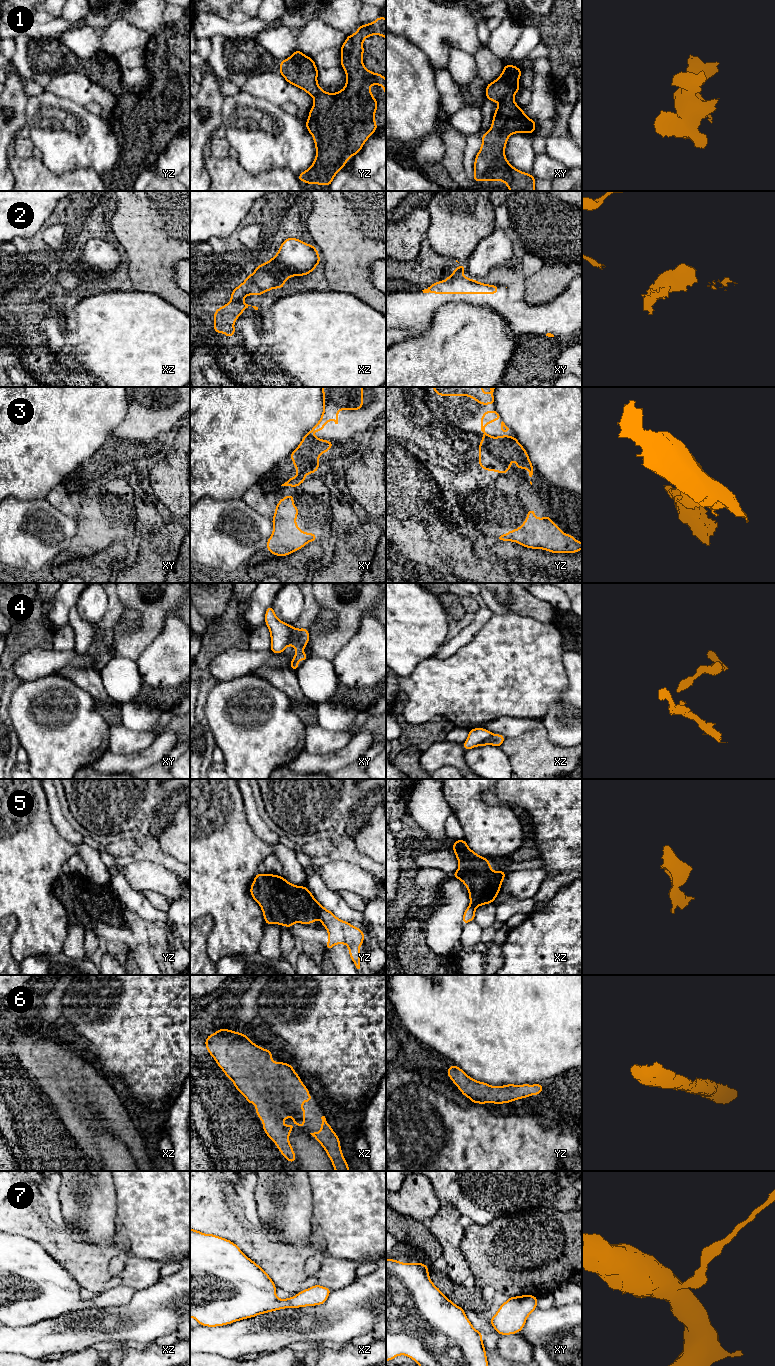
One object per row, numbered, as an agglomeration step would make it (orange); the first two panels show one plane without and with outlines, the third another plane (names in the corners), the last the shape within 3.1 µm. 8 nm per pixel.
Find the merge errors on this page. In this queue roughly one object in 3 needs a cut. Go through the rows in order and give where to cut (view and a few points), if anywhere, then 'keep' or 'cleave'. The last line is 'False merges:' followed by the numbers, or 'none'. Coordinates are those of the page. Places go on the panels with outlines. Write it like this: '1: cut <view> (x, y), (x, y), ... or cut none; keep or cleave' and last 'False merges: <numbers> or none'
1: cut none; keep
2: cut xy (461, 274), (452, 280), (445, 281); cleave
3: cut xy (307, 434), (316, 439); cleave
4: cut xy (295, 629), (289, 644); cleave
5: cut none; keep
6: cut none; keep
7: cut none; keep
False merges: 2, 3, 4

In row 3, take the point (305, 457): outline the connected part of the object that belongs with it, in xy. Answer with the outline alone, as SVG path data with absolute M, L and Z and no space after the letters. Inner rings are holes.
M306 434L299 446L290 454L293 465L297 469L297 475L289 478L281 486L296 488L304 483L305 476L319 469L319 455L326 453L333 447L333 441L321 441Z

